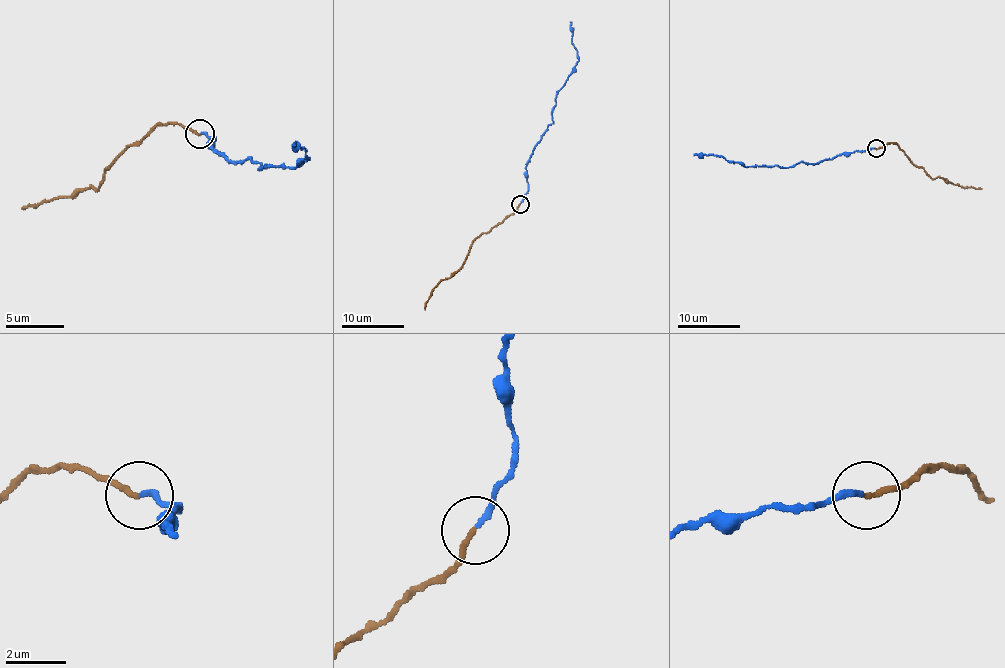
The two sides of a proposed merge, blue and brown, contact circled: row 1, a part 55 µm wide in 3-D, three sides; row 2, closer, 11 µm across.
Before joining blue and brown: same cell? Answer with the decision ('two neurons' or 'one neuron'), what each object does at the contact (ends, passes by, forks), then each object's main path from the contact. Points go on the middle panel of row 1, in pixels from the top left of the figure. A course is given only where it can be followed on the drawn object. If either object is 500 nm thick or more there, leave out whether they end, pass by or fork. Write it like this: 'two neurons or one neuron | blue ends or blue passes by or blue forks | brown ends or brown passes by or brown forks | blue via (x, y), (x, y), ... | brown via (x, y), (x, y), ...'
two neurons | blue ends | brown ends | blue via (520, 202), (528, 190), (526, 165), (536, 143), (553, 122), (556, 94), (578, 59), (572, 42), (572, 22) | brown via (520, 204), (472, 243), (464, 260), (433, 290), (425, 310)

